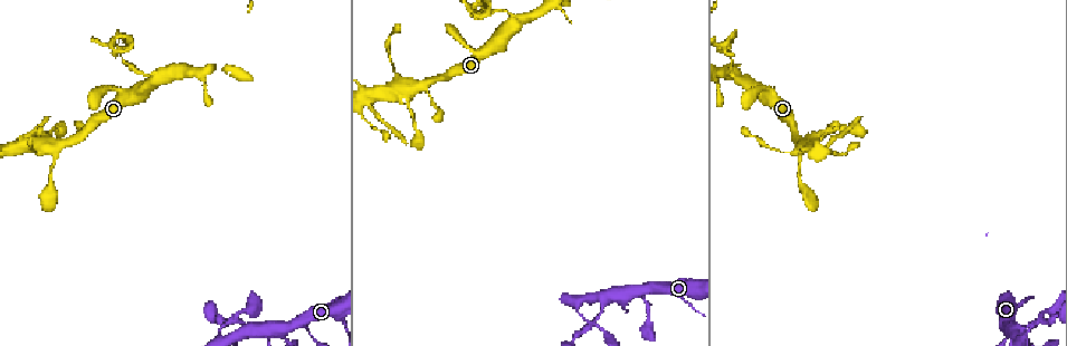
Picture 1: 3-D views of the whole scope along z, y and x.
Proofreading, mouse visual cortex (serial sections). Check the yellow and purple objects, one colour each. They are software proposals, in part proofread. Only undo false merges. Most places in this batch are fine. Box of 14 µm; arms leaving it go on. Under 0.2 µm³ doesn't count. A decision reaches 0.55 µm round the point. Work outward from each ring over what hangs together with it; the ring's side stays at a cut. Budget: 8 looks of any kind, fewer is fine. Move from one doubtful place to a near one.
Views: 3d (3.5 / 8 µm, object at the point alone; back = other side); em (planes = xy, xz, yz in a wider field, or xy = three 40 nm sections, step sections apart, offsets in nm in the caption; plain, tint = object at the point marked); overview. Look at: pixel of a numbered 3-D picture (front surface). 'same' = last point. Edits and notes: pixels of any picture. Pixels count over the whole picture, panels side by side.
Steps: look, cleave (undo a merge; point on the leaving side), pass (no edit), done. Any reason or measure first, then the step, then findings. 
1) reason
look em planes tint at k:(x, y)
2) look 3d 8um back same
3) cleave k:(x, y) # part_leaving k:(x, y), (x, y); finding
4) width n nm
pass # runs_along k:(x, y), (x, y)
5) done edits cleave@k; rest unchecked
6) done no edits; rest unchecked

two arms in line, one across
look 3d 3.5um at 1:(420, 83)

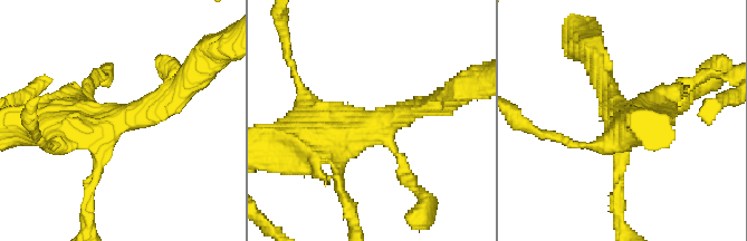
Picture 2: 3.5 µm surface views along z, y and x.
shape alone is not enough
look em xy step 5 tint at 2:(368, 124)

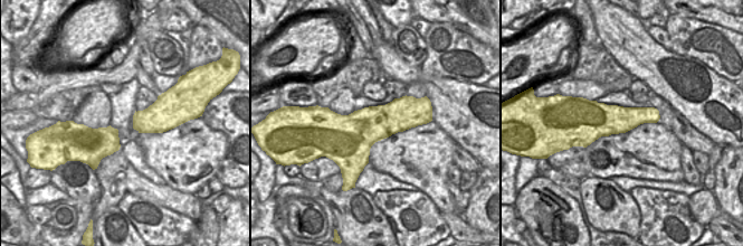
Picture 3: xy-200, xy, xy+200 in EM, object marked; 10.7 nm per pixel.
another direction
look em xy step 2 tint same

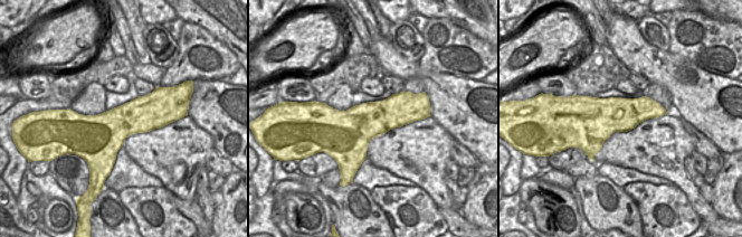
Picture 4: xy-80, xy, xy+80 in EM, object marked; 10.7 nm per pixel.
width 440 nm
pass # runs_along 2:(181, 90), (157, 111), (44, 125); one cell here

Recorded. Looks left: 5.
a fork
look 3d 3.5um at 1:(158, 82)

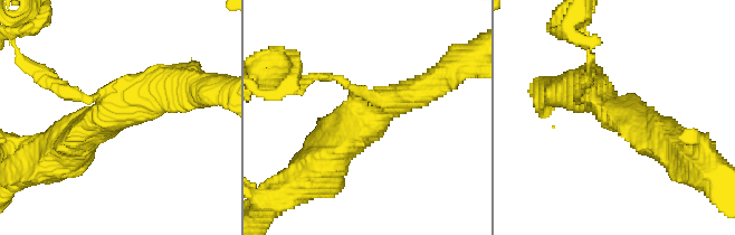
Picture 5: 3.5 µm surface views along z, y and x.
arms 3; arm_widths 150, 450, 600 nm; shape alone is not enough
look em xy step 3 tint at 5:(370, 118)

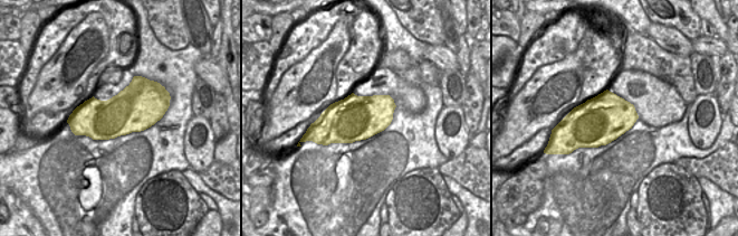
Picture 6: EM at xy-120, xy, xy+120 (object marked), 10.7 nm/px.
look em xy step 5 tint same

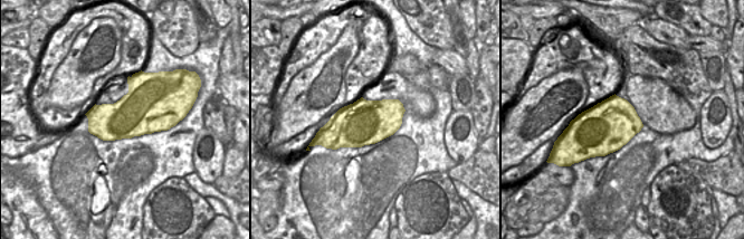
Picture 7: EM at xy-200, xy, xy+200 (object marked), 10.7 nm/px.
pass # runs_along 5:(322, 165), (381, 107), (429, 87); continuous, no second cell

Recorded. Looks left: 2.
narrows sharply
look em xy step 1 tint at 1:(729, 53)

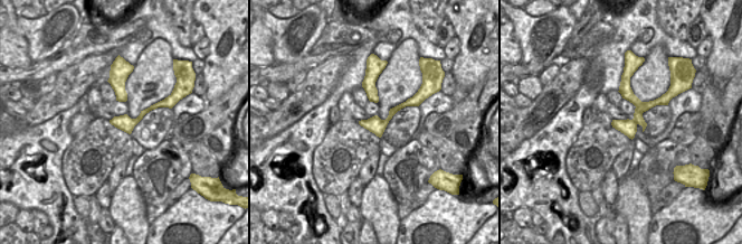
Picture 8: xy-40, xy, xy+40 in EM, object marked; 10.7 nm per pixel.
look 3d 3.5um back same

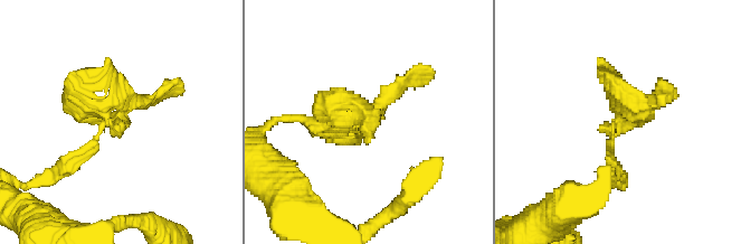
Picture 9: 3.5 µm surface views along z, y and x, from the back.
pass # runs_along 9:(624, 177), (609, 139), (632, 109), (611, 77); continuous, no second cell

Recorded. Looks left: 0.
done no edits; rest unchecked

